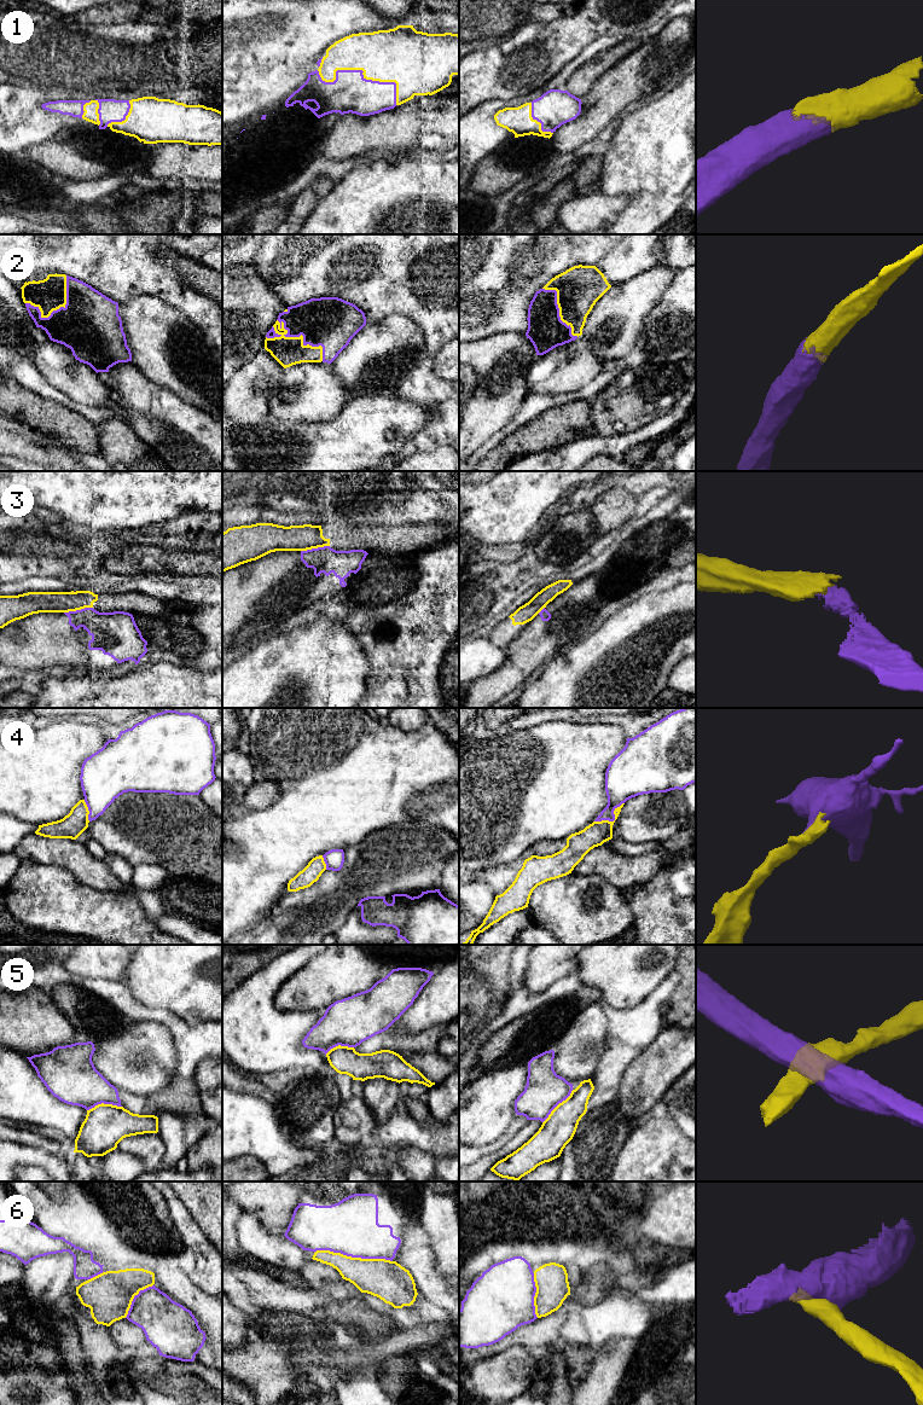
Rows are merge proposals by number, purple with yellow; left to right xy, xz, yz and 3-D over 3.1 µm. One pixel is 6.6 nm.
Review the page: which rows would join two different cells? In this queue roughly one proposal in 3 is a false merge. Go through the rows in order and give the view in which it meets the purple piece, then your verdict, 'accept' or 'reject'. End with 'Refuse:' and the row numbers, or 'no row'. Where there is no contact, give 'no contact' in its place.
1: contact in xz; accept
2: contact in xz; accept
3: contact in xy; reject
4: contact in yz; reject
5: contact in yz; reject
6: contact in xz; reject
Refuse: 3, 4, 5, 6

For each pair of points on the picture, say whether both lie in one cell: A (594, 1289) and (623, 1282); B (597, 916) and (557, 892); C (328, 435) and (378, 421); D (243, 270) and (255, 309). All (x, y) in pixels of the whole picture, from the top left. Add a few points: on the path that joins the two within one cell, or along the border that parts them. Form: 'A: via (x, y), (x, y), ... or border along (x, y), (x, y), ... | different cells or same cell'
A: border along (616, 1272), (617, 1283) | different cells
B: via (587, 915), (574, 909), (567, 901) | same cell
C: via (340, 435), (361, 435), (366, 430) | same cell
D: via (253, 279), (255, 282), (255, 300) | same cell

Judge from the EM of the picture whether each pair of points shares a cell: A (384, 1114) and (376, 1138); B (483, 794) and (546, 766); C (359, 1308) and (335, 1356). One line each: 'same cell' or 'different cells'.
A: same cell
B: same cell
C: different cells

